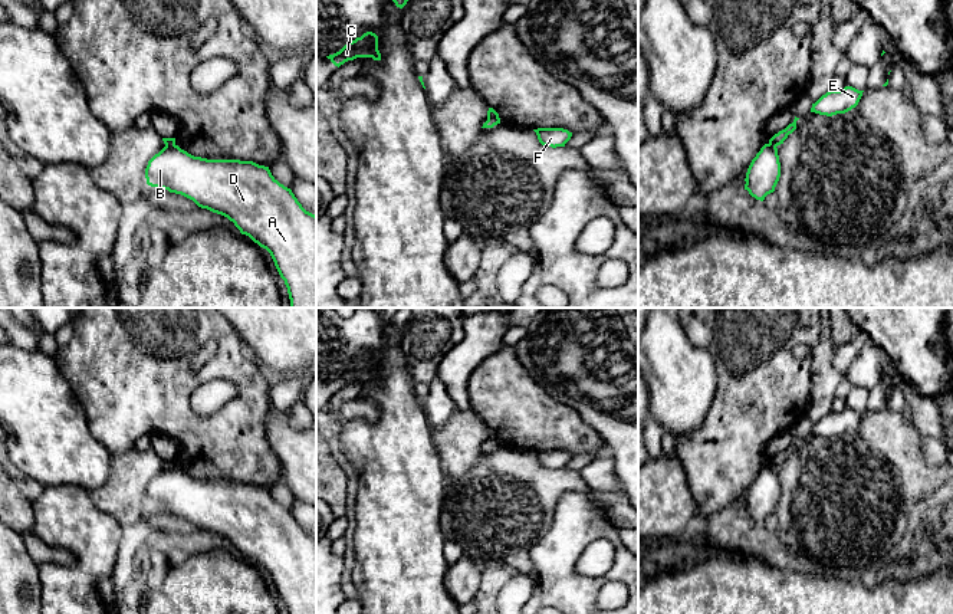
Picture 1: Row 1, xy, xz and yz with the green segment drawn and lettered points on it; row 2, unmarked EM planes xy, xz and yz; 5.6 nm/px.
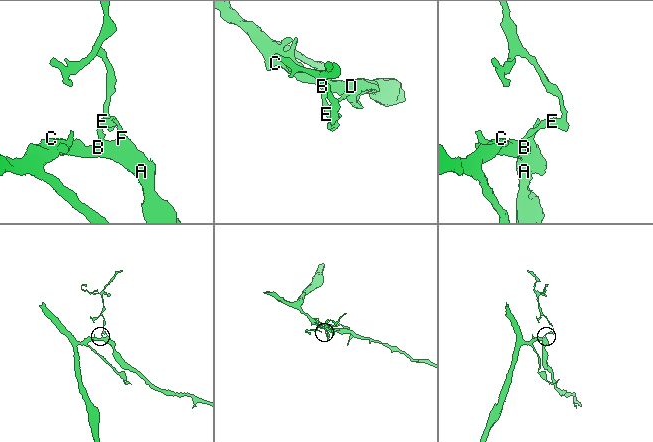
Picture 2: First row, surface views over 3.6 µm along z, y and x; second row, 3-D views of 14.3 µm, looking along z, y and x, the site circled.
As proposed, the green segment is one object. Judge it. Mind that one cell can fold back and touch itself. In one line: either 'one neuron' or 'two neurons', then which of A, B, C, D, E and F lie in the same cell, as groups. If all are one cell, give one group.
two neurons | A B C D F / E

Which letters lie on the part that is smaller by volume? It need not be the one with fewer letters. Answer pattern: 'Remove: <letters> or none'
Remove: E

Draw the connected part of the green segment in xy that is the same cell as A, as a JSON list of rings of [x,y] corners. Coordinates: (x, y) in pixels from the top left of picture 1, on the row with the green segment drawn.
[[[167,145],[155,154],[145,168],[147,184],[181,194],[198,207],[227,217],[260,247],[266,249],[287,288],[290,308],[316,308],[316,216],[306,211],[290,188],[280,184],[269,167],[253,161],[207,160],[194,157],[178,145]]]

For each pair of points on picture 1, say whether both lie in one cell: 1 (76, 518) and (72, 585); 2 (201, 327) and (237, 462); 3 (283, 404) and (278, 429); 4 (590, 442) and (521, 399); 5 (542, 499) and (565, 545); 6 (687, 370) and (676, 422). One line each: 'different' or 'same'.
1: same
2: same
3: different
4: same
5: different
6: same

